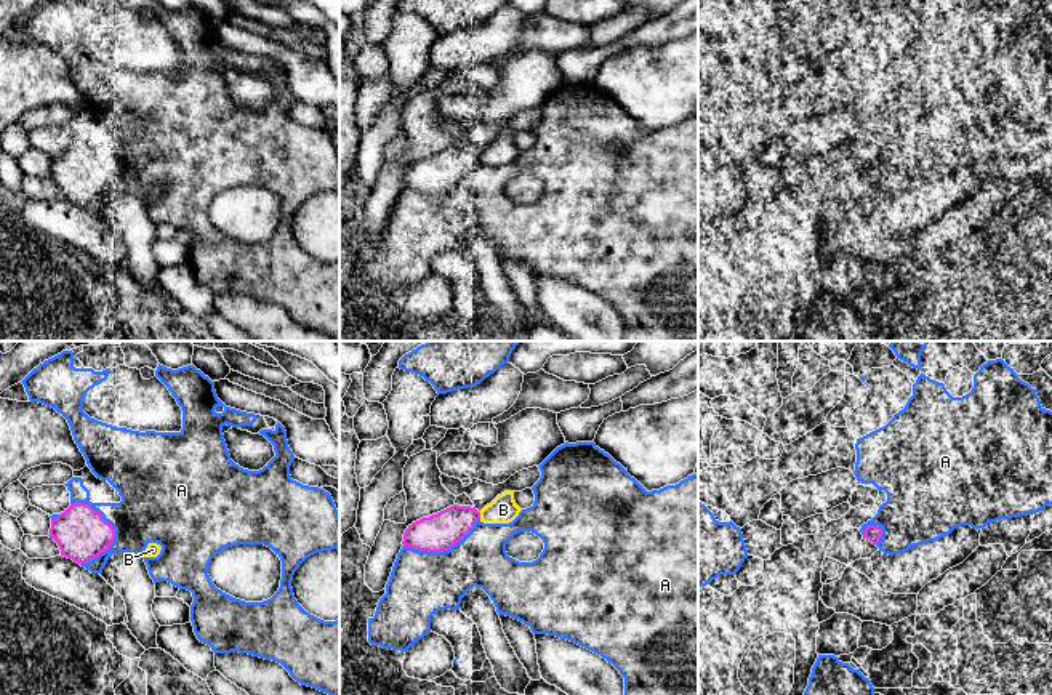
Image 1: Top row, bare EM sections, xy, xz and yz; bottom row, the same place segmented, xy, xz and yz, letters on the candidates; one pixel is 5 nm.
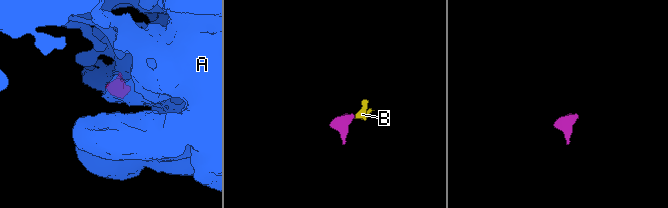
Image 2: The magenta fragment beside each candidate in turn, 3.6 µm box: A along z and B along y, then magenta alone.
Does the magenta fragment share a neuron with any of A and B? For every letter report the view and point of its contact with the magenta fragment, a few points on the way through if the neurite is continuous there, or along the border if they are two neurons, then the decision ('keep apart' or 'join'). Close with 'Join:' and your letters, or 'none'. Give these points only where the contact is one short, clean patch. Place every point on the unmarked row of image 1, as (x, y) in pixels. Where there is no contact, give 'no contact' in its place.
A: contact xy (114, 170); keep apart
B: contact xz (479, 157); keep apart
Join: none

